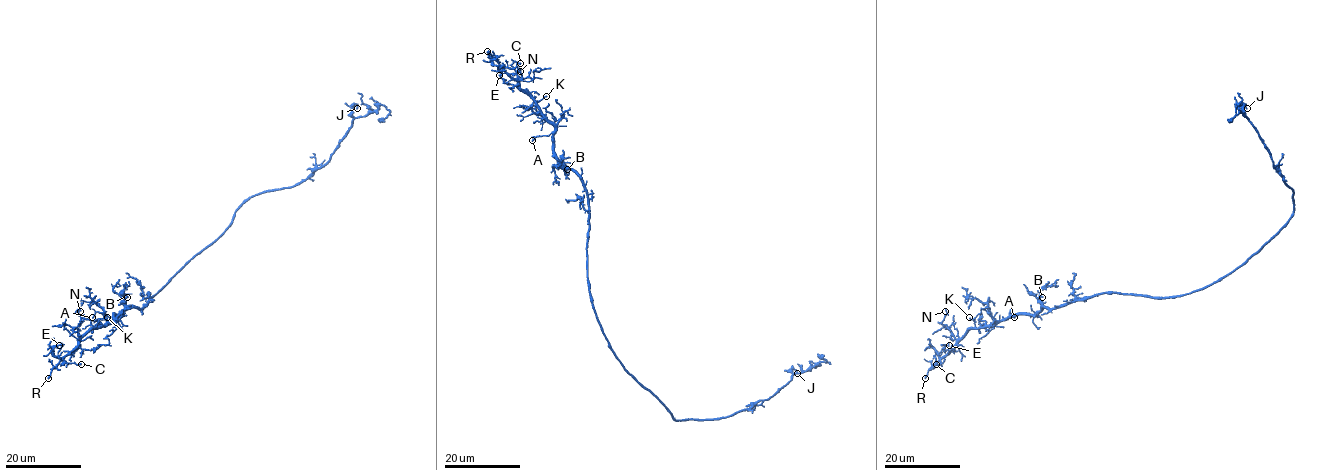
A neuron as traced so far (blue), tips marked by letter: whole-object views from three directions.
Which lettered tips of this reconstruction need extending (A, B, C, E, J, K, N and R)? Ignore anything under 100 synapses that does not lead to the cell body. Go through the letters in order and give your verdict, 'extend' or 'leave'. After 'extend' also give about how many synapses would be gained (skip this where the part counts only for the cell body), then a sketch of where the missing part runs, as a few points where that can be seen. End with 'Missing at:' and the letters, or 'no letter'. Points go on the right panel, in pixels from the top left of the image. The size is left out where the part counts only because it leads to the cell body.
A: leave
B: leave
C: leave
E: leave
J: leave
K: leave
N: leave
R: extend
Missing at: R

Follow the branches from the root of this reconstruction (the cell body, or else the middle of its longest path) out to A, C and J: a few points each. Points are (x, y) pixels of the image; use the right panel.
A: (1213, 282), (1168, 297), (1094, 294), (1007, 319), (1010, 312), (1014, 317)
C: (1213, 282), (1178, 297), (1100, 293), (1043, 307), (1034, 315), (1011, 315), (971, 328), (936, 364)
J: (1213, 282), (1239, 267), (1281, 228), (1293, 212), (1293, 191), (1274, 168), (1270, 153), (1242, 105), (1247, 108)

